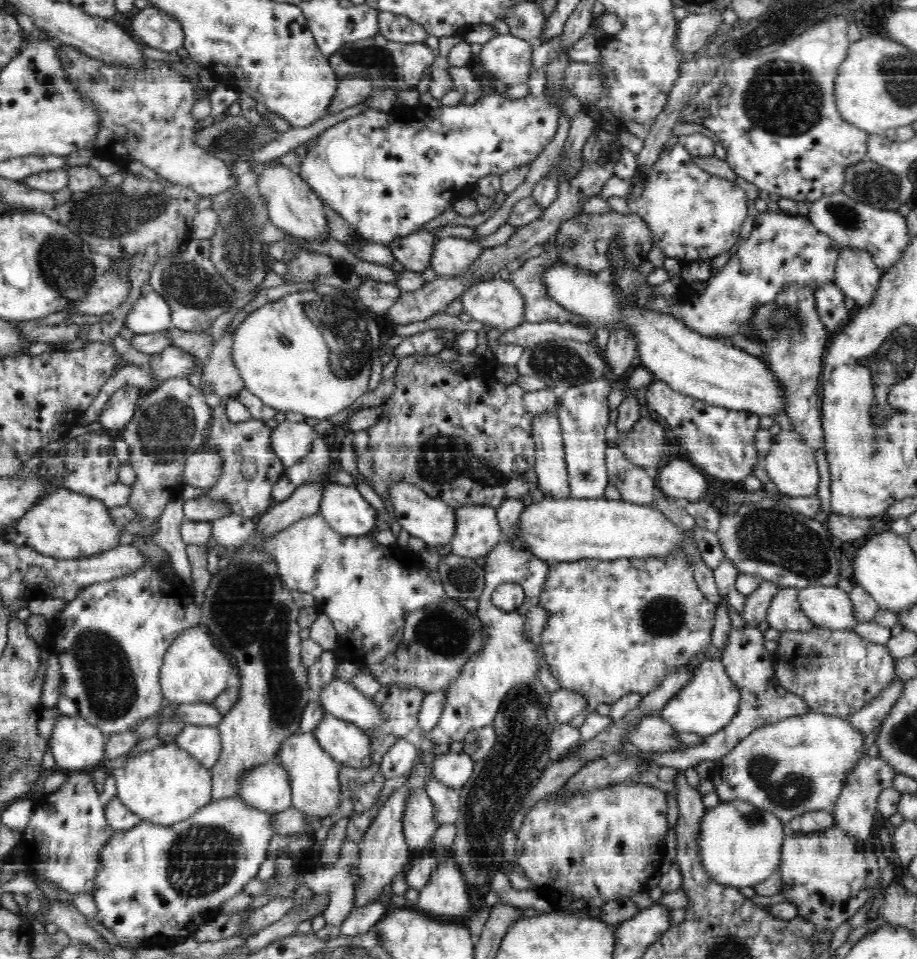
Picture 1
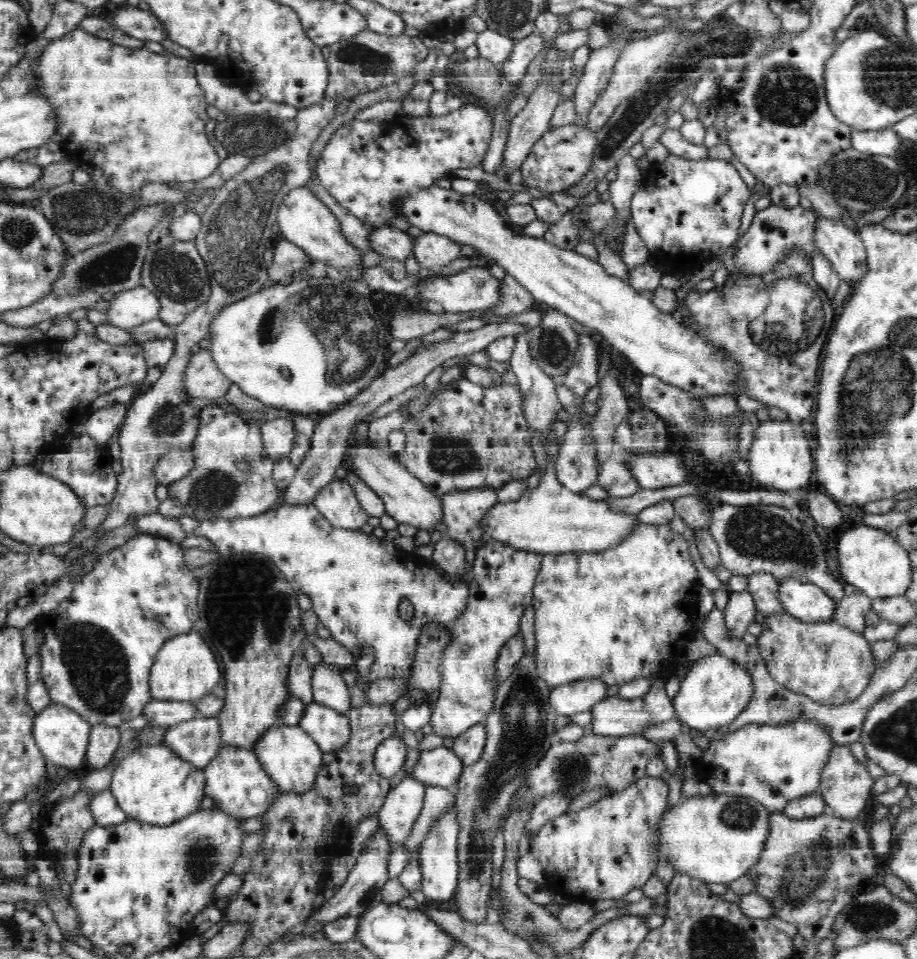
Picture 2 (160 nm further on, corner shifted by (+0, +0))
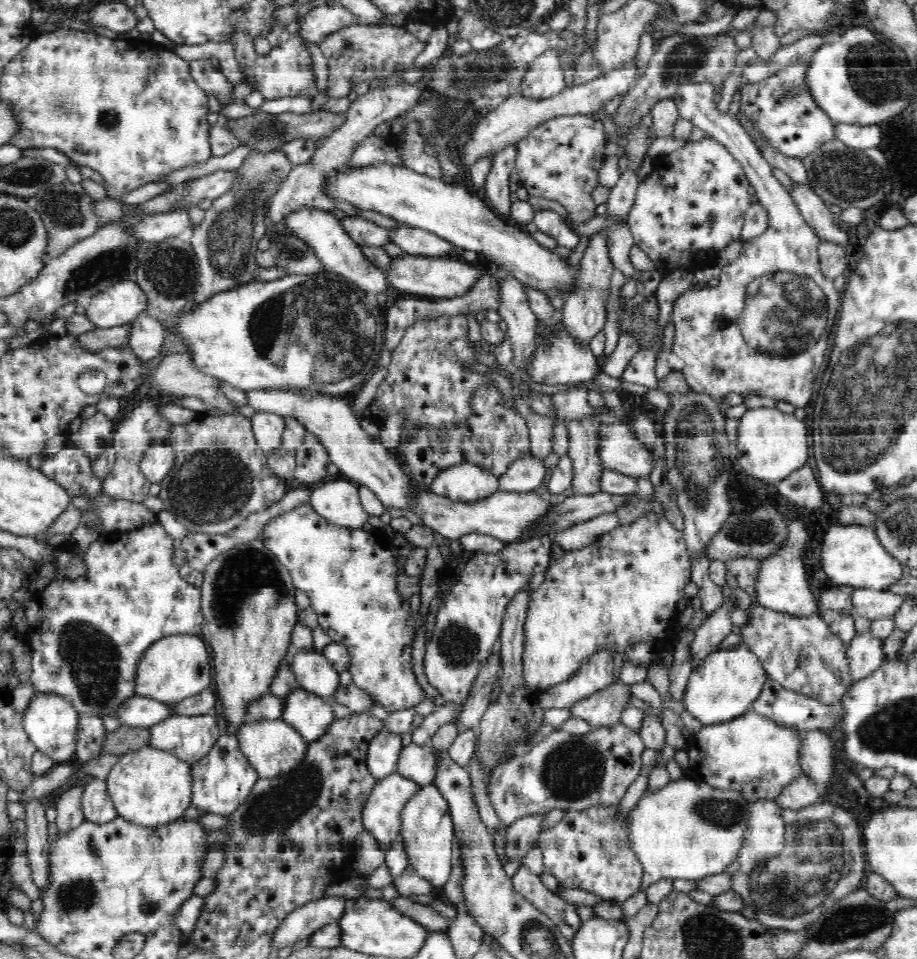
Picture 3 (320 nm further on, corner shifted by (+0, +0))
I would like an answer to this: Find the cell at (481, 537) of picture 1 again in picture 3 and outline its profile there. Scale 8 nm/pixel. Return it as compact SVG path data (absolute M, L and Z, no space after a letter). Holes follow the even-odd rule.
M464 464L438 475L431 490L451 502L476 503L499 490L499 478Z

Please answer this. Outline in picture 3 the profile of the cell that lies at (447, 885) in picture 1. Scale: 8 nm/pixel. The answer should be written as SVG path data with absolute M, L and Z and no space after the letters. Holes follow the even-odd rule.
M434 784L421 785L420 792L407 805L403 813L402 843L408 855L409 865L422 876L426 882L444 887L454 868L456 838L454 837L454 820L449 802L442 797Z

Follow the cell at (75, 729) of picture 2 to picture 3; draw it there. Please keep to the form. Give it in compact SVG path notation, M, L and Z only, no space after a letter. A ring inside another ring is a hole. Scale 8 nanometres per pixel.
M35 691L25 709L25 719L22 720L22 726L40 752L50 756L55 764L65 763L75 760L76 729L79 716L78 710L62 696Z

